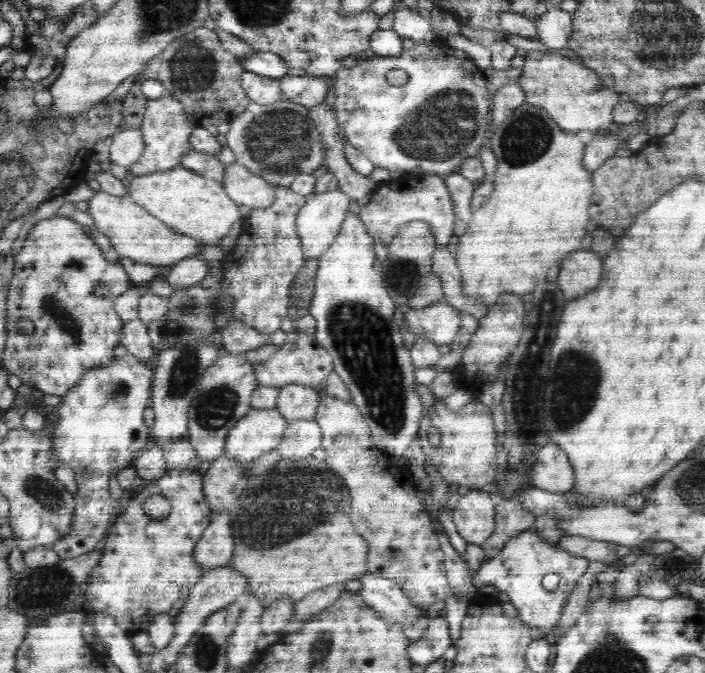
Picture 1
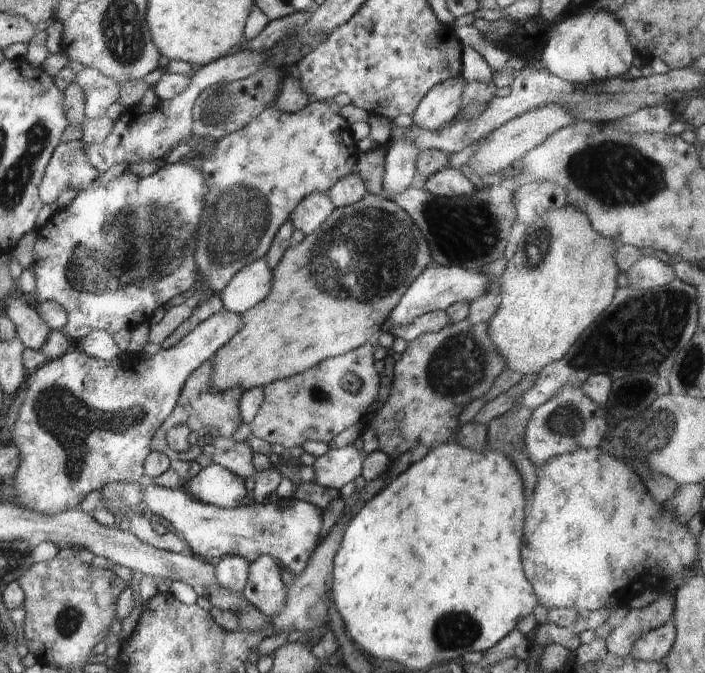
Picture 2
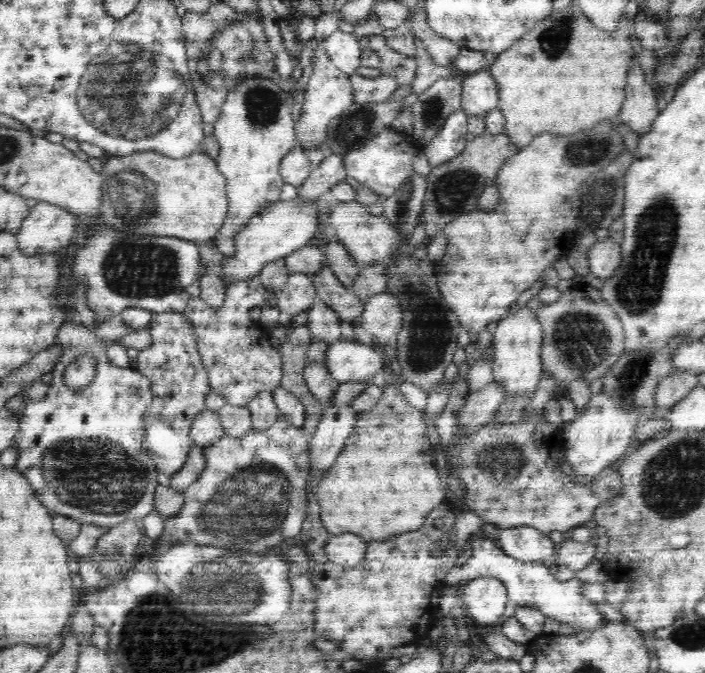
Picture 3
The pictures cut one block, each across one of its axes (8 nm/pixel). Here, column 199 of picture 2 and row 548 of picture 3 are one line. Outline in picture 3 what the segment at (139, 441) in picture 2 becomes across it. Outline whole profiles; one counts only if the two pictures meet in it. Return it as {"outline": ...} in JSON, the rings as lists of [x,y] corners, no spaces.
{"outline":[[[352,532],[332,535],[325,547],[326,560],[340,567],[352,568],[366,555],[369,542]]]}

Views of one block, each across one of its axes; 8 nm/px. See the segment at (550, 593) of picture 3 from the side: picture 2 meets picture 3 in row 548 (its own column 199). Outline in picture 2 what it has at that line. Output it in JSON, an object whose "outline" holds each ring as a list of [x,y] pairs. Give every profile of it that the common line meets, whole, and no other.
{"outline":[[[213,463],[202,468],[198,475],[185,482],[183,487],[191,497],[200,500],[200,503],[219,508],[236,508],[249,500],[244,478]]]}

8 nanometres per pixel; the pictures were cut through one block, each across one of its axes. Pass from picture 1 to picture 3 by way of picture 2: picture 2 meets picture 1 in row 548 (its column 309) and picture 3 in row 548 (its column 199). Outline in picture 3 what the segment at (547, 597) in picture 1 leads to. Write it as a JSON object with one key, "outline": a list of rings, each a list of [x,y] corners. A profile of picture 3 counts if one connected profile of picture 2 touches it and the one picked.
{"outline":[[[530,526],[499,529],[498,546],[507,555],[522,562],[552,562],[557,547],[548,535]]]}

